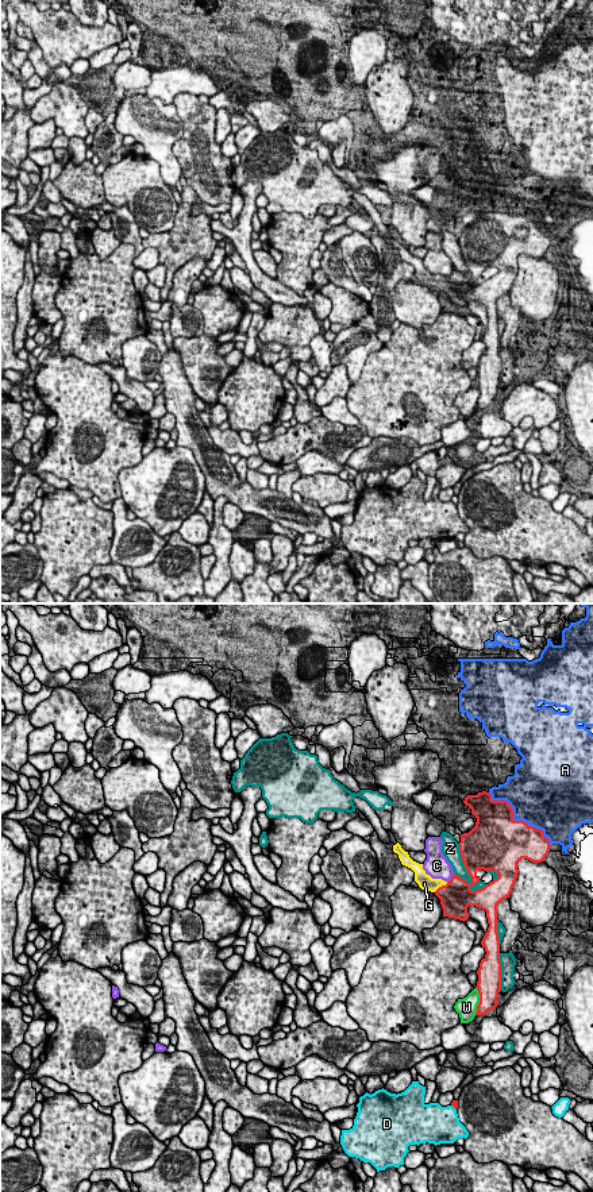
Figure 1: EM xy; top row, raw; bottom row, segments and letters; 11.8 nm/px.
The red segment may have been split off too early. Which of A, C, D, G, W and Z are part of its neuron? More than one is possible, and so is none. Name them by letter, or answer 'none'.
G

